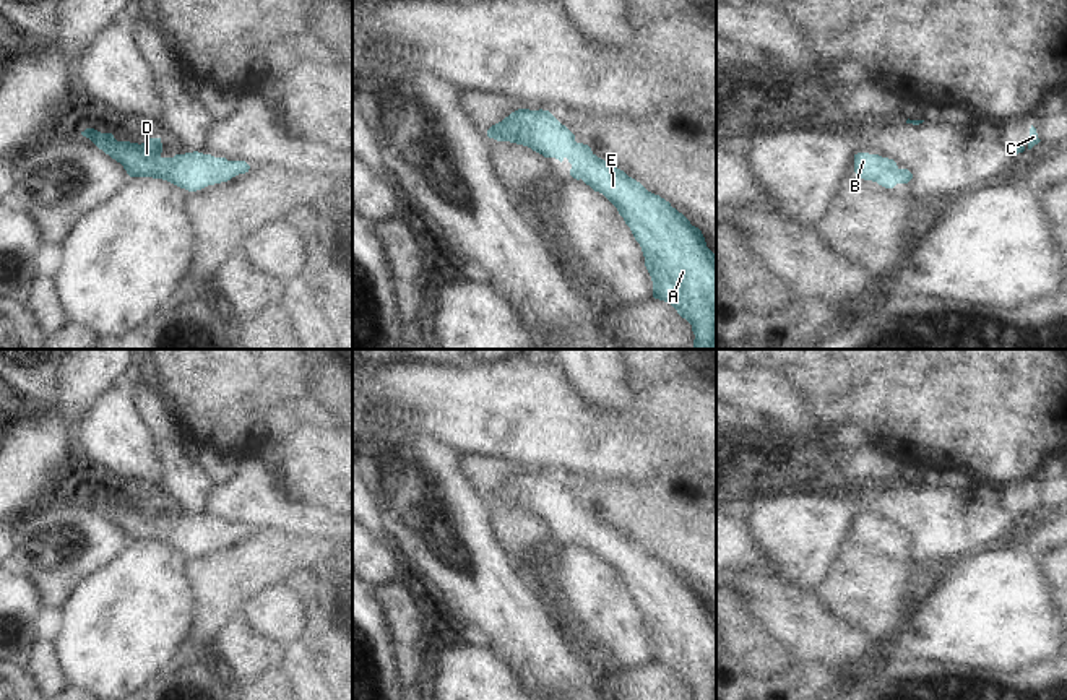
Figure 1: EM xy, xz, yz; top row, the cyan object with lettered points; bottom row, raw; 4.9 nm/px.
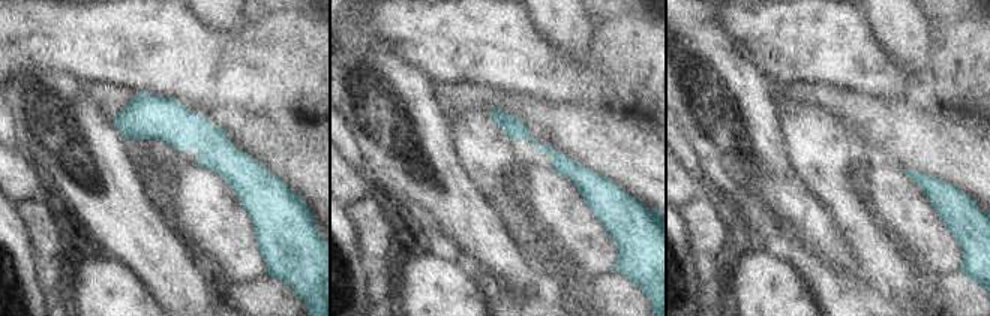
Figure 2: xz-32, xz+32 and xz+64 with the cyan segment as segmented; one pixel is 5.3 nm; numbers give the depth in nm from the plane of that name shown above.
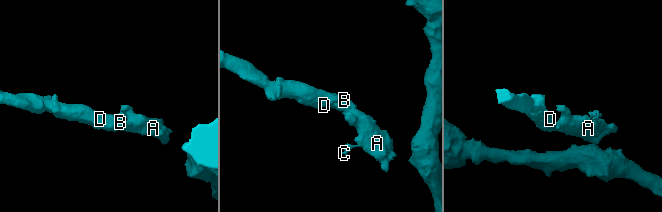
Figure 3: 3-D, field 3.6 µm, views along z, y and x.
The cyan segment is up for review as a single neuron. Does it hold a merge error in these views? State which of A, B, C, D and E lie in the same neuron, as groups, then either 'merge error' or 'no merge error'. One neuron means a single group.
groups A B C D E; no merge error

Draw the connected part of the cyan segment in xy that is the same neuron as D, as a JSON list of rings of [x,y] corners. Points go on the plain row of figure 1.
[[[86,492],[81,499],[120,526],[130,541],[162,542],[188,555],[227,546],[250,533],[245,525],[227,525],[198,515],[162,521],[161,502],[149,502],[138,508],[117,505],[112,497],[94,492]]]

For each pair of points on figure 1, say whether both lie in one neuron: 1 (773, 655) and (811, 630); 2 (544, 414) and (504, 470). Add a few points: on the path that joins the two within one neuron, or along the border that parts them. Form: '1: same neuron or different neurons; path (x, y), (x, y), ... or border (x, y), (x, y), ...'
1: different neurons; border (757, 621), (796, 660)
2: different neurons; border (473, 453), (507, 458), (512, 463)

